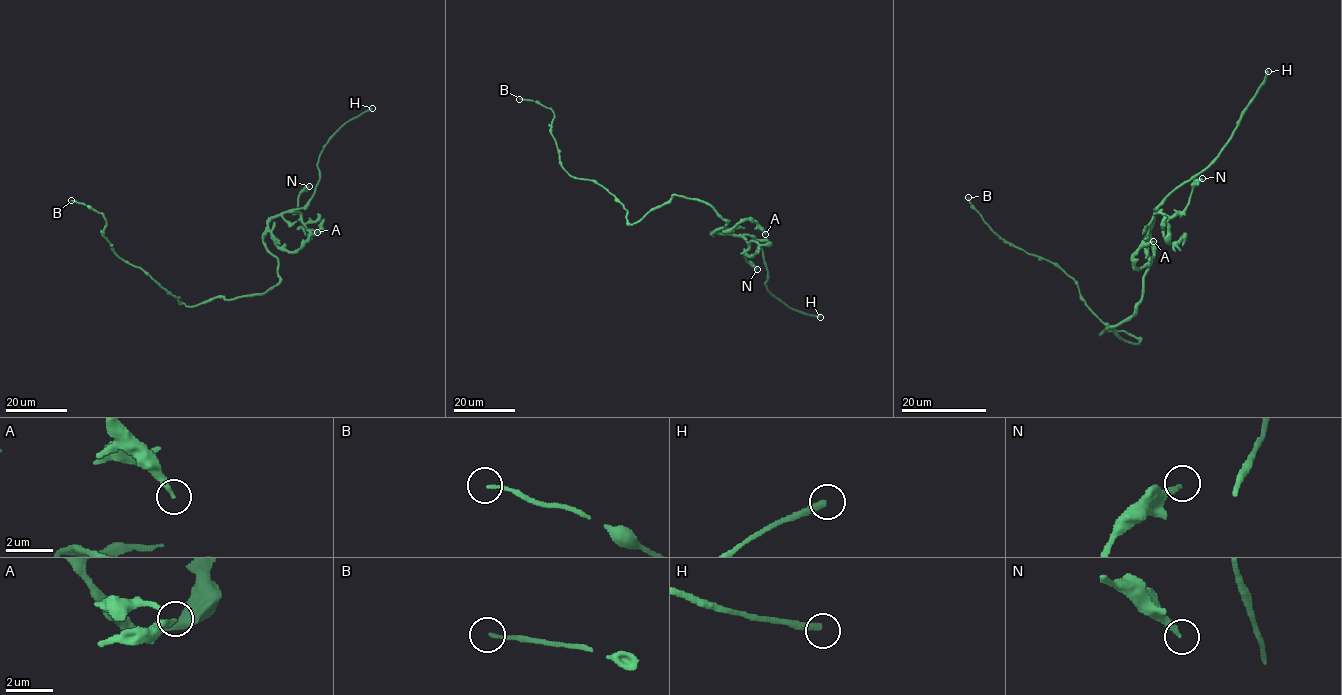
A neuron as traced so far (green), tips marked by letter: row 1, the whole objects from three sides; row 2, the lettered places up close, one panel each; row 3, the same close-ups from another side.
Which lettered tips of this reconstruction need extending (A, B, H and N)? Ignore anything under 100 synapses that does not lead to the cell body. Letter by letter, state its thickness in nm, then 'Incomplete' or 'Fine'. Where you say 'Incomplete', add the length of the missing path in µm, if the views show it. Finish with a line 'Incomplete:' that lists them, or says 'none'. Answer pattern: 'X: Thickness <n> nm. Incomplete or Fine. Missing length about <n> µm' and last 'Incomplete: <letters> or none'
A: Thickness 240 nm. Fine
B: Thickness 130 nm. Fine
H: Thickness 300 nm. Incomplete. Missing length about 100 µm
N: Thickness 260 nm. Fine
Incomplete: H

